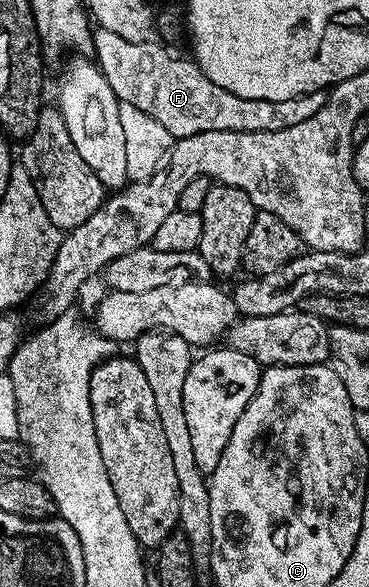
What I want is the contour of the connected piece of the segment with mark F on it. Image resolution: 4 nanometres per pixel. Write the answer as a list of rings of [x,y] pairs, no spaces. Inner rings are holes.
[[[97,28],[92,35],[95,64],[99,65],[116,98],[134,103],[134,107],[146,111],[150,119],[158,119],[174,139],[202,131],[282,131],[282,127],[294,127],[294,123],[310,119],[326,100],[323,92],[304,93],[285,101],[242,99],[226,91],[226,87],[218,87],[195,60],[171,57],[163,48],[167,49],[152,39],[131,41],[102,28]]]

